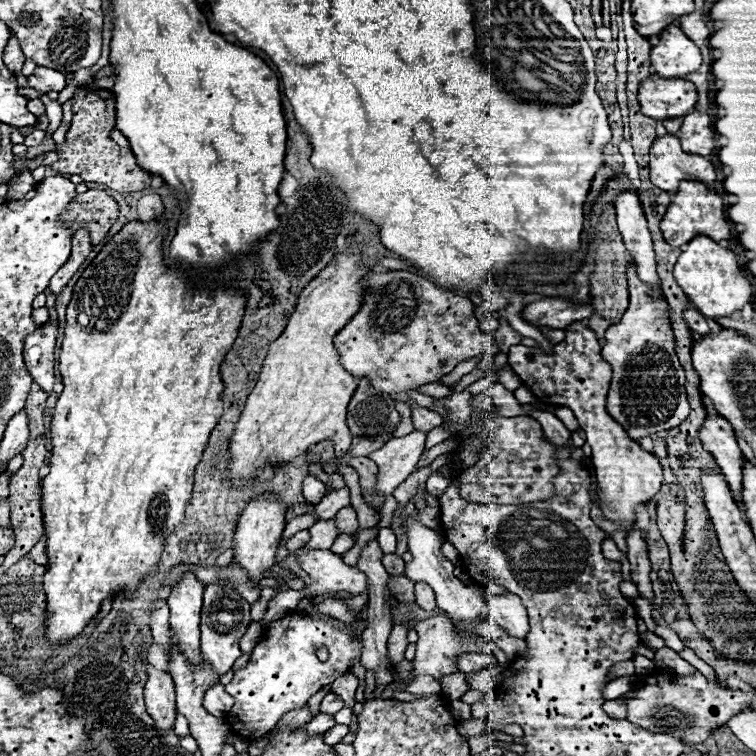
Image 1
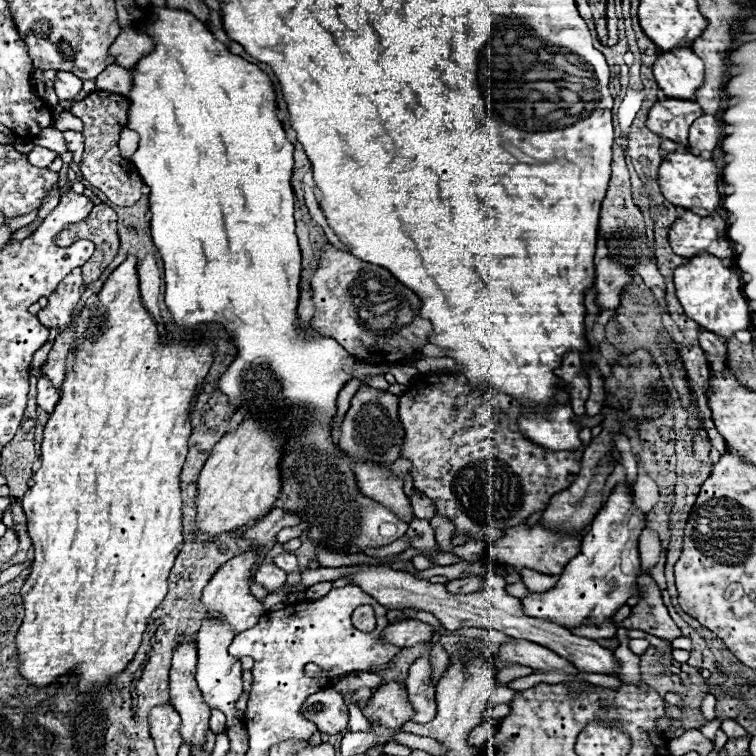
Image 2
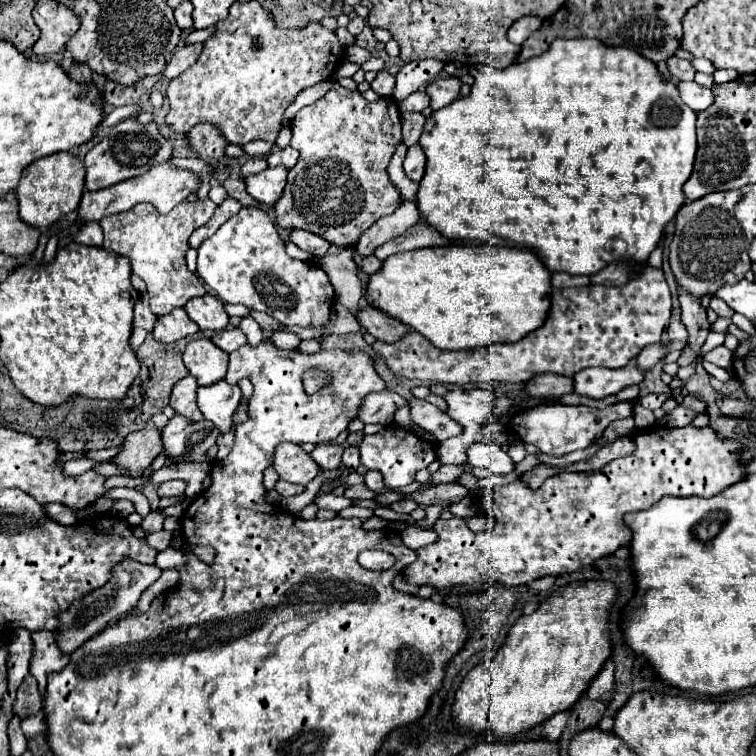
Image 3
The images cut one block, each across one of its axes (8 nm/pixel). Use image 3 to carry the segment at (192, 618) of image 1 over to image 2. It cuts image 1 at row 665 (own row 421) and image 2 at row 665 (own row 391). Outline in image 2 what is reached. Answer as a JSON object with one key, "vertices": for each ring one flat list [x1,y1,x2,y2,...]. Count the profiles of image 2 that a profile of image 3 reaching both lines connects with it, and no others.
{"vertices":[[182,642,174,652,170,668,170,704,180,714,180,736,186,744,190,744,190,748,206,744,206,732,210,720,210,708,206,706,202,692,196,686,194,672,196,672,196,644]]}

